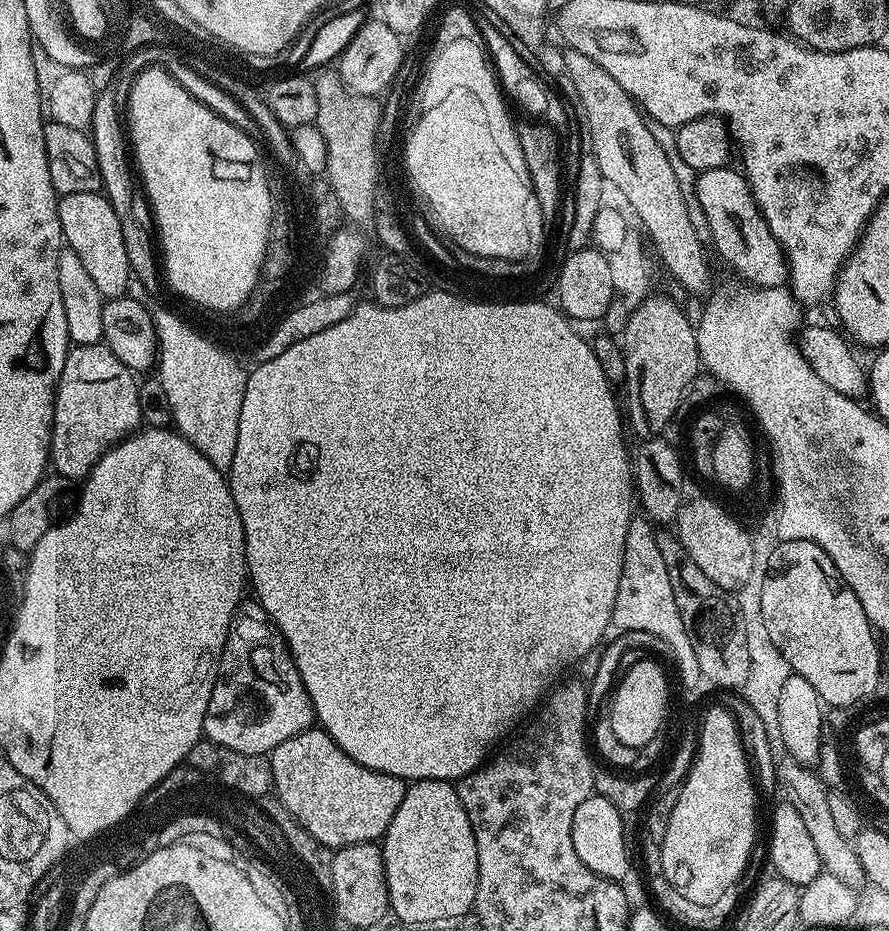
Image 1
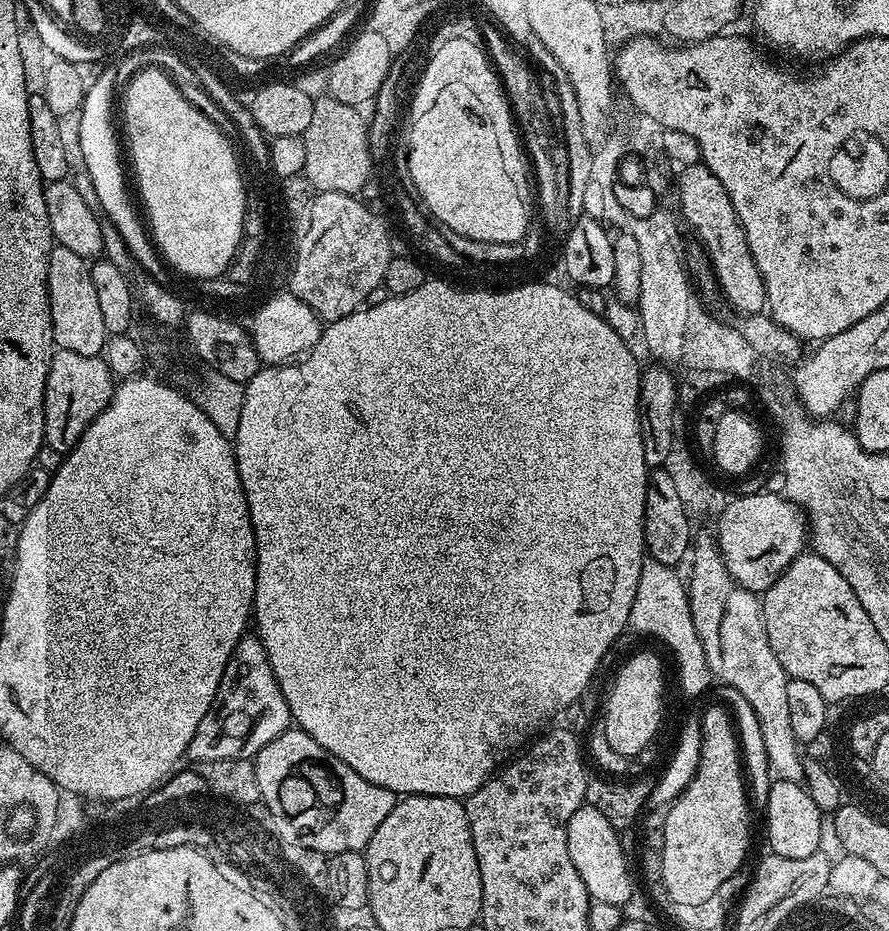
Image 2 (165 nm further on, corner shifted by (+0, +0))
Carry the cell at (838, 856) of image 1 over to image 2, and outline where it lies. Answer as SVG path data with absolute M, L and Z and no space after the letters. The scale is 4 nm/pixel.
M697 535L694 544L690 556L692 577L687 577L686 587L694 630L698 630L708 668L721 685L738 691L750 706L756 704L754 714L760 712L758 723L771 775L777 780L801 783L804 779L802 745L794 738L794 729L790 727L790 702L786 699L790 677L770 646L761 597L746 590L728 573L711 535Z

